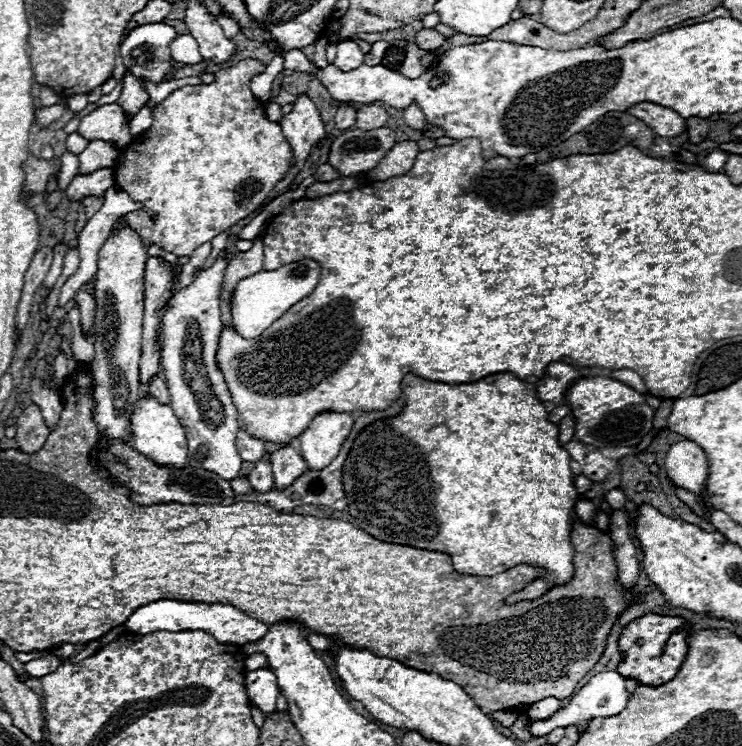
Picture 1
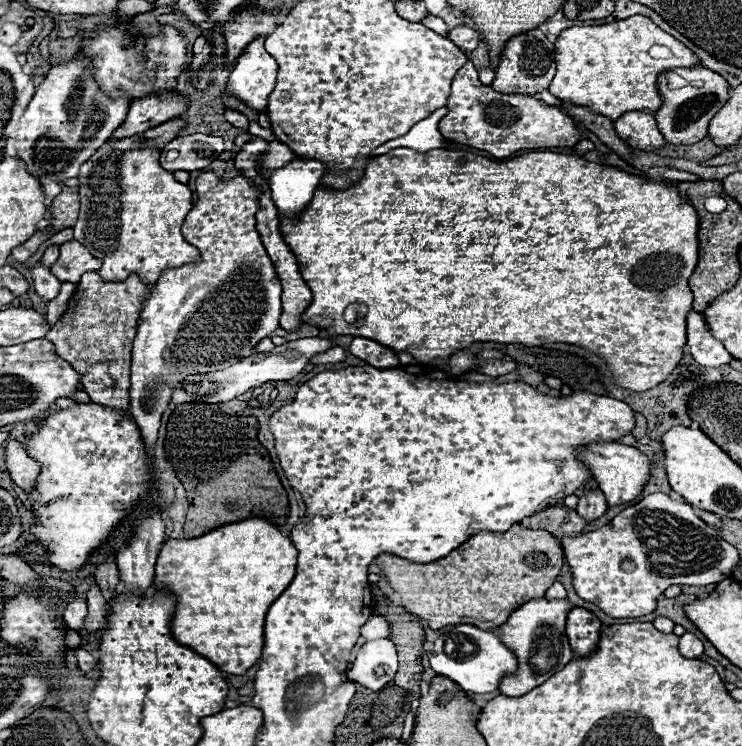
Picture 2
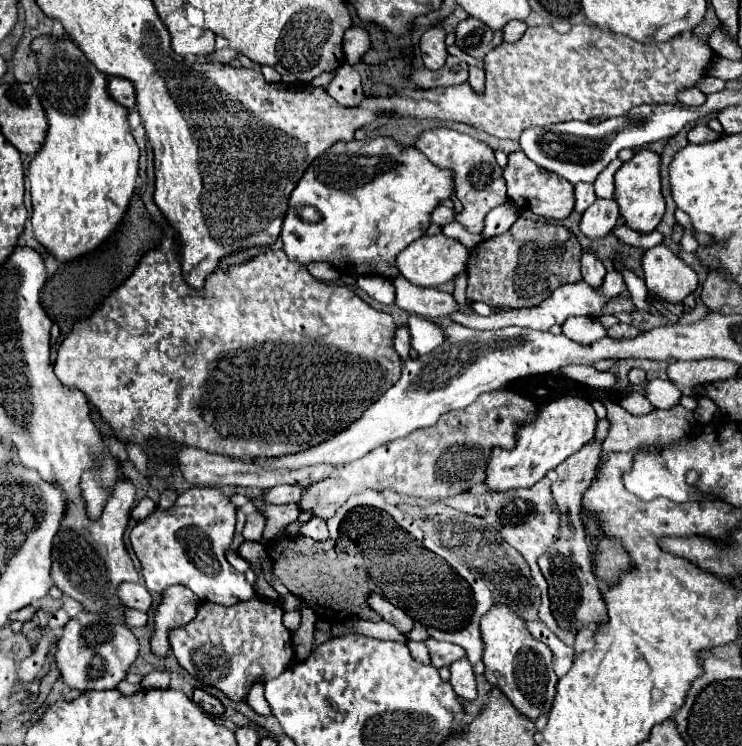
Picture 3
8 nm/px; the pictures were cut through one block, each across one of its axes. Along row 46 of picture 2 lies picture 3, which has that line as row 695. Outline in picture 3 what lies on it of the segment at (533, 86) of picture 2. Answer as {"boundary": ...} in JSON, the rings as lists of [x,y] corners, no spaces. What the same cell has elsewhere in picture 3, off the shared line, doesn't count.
{"boundary":[[[496,604],[490,612],[486,612],[486,616],[482,616],[480,630],[482,630],[482,640],[486,644],[482,662],[486,664],[484,676],[488,678],[488,682],[492,686],[500,688],[504,692],[504,696],[514,704],[514,708],[520,714],[524,714],[526,718],[538,720],[542,714],[548,714],[550,708],[552,708],[552,702],[554,702],[554,696],[556,696],[556,684],[558,684],[558,676],[552,670],[552,652],[550,652],[550,648],[546,644],[542,644],[542,642],[536,642],[528,634],[528,630],[524,626],[524,620],[518,618],[504,604]]]}

